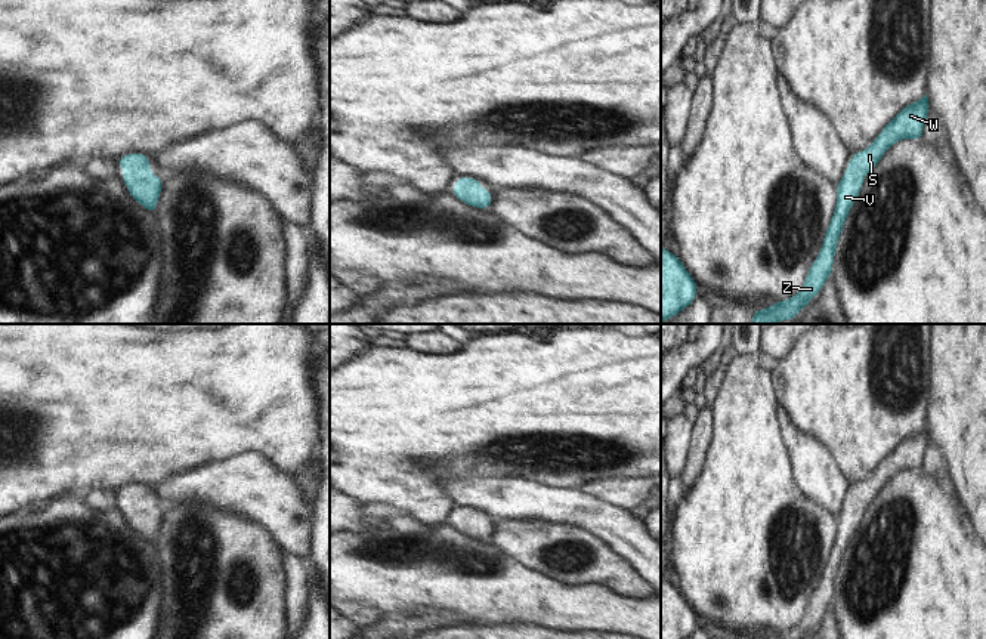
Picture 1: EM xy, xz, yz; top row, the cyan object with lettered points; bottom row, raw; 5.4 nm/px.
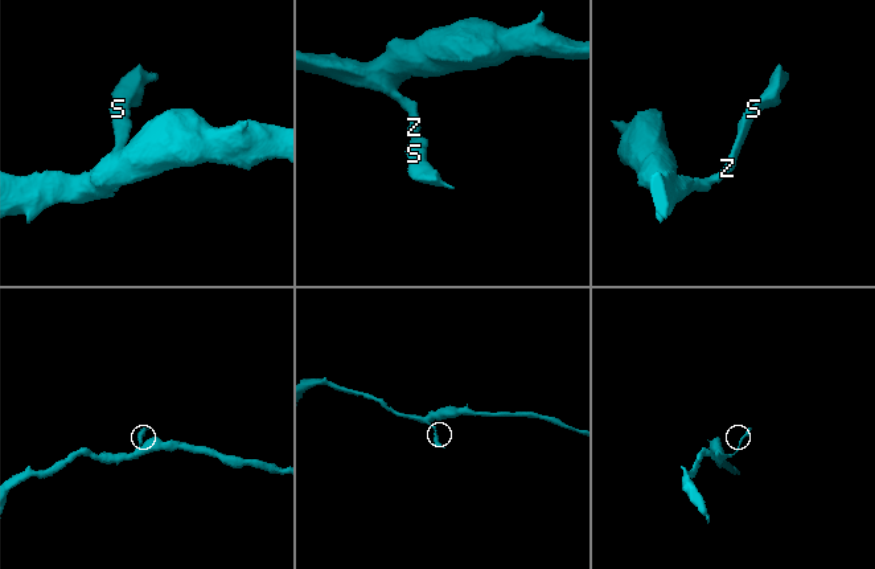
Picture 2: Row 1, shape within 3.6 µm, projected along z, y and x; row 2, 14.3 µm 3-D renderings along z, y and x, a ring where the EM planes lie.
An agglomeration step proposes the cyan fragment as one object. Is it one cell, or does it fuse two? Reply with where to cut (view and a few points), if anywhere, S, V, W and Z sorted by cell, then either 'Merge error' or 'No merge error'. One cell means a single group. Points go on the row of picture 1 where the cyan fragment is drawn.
No split. Groups: S V W Z. No merge error

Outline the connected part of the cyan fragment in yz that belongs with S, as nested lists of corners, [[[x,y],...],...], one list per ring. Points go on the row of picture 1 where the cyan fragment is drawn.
[[[925,95],[902,108],[865,151],[851,154],[851,161],[846,166],[846,173],[837,183],[837,204],[825,232],[822,248],[809,269],[801,290],[786,300],[773,303],[770,308],[752,311],[752,324],[794,321],[797,314],[822,290],[825,281],[831,277],[838,238],[849,217],[850,207],[860,194],[863,178],[875,169],[885,151],[897,141],[922,139],[928,111],[930,104]]]

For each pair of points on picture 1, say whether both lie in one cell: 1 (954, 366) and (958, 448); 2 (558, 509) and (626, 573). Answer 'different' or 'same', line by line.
1: same
2: different

